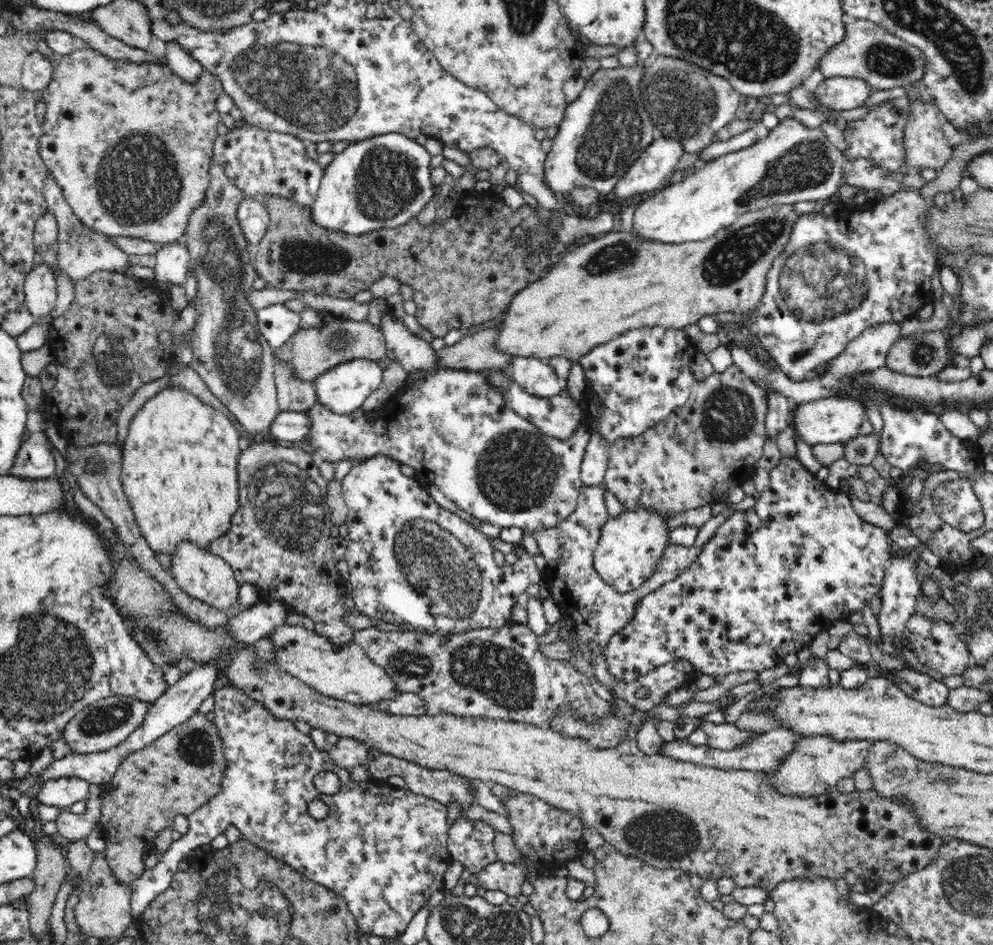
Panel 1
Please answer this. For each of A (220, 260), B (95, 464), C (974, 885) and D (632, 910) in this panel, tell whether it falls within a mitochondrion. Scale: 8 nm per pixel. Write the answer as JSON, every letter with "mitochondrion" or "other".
{"A":"mitochondrion","B":"mitochondrion","C":"mitochondrion","D":"other"}

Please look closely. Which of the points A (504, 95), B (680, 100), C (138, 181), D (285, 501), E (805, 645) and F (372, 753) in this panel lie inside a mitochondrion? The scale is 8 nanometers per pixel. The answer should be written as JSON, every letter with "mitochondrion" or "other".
{"A":"other","B":"mitochondrion","C":"mitochondrion","D":"mitochondrion","E":"other","F":"other"}

